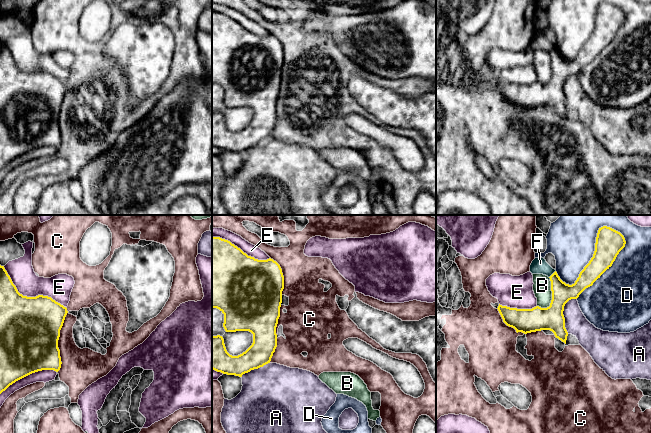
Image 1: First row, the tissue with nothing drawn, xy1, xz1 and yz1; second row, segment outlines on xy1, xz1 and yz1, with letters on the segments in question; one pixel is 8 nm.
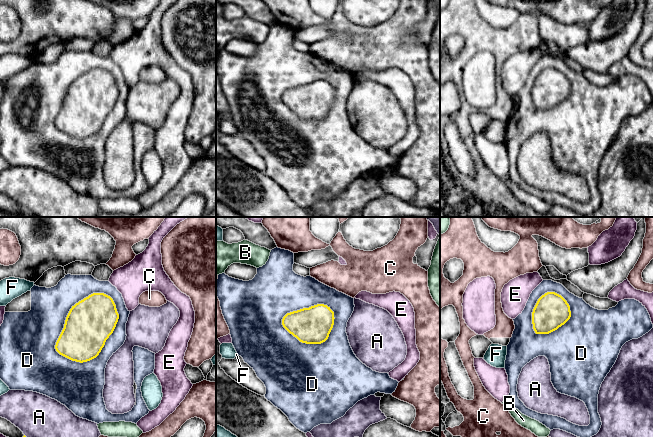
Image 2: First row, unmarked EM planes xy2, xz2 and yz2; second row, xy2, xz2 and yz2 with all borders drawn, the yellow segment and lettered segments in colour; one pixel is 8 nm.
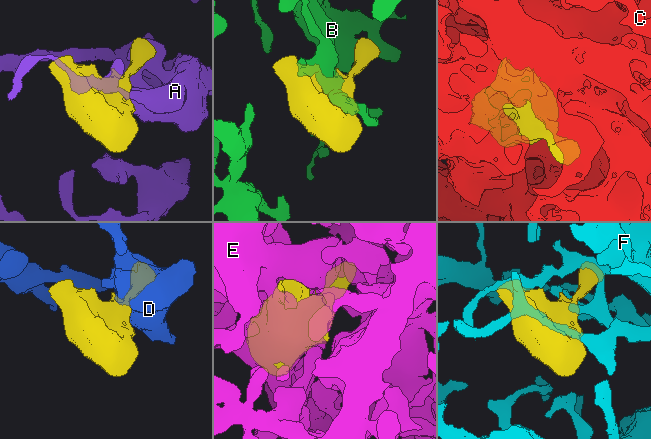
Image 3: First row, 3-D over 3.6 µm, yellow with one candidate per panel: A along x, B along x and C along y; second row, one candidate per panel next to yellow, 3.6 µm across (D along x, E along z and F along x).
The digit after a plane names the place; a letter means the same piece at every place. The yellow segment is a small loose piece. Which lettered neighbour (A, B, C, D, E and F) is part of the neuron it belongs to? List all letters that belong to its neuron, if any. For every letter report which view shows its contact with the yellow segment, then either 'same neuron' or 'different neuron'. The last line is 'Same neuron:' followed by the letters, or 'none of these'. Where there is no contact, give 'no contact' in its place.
A: contact in yz1; different neuron
B: contact in yz1; different neuron
C: contact in xy1; same neuron
D: contact in xy2; different neuron
E: contact in xy1; different neuron
F: contact in yz1; different neuron
Same neuron: C

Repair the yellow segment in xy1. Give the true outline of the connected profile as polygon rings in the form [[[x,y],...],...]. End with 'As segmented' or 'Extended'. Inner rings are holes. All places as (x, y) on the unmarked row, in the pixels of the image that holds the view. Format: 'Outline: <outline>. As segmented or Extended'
Outline: [[[0,41],[0,170],[16,157],[38,147],[61,144],[58,116],[67,84],[51,73],[20,70]]]. As segmented

